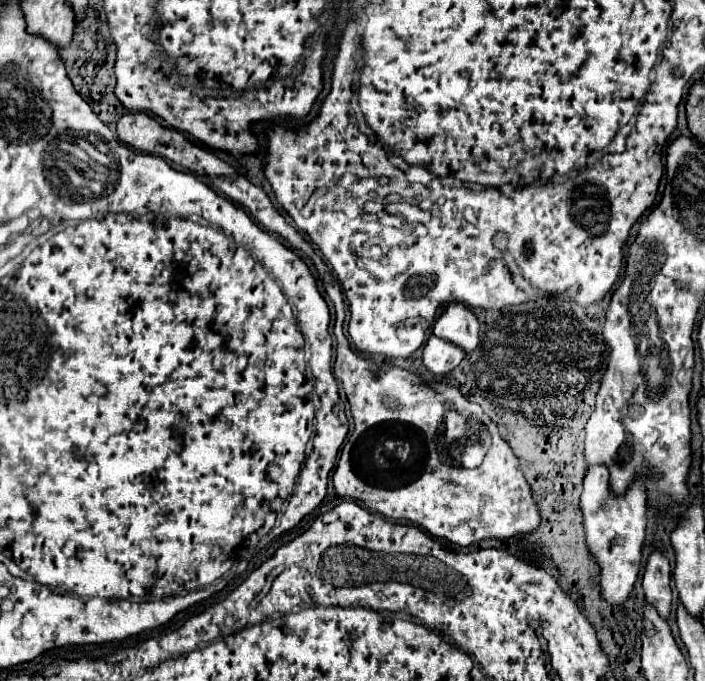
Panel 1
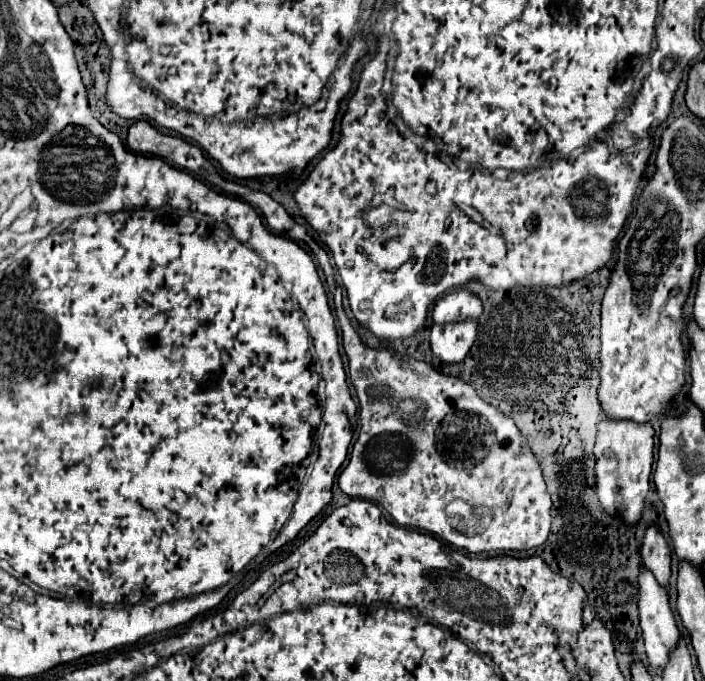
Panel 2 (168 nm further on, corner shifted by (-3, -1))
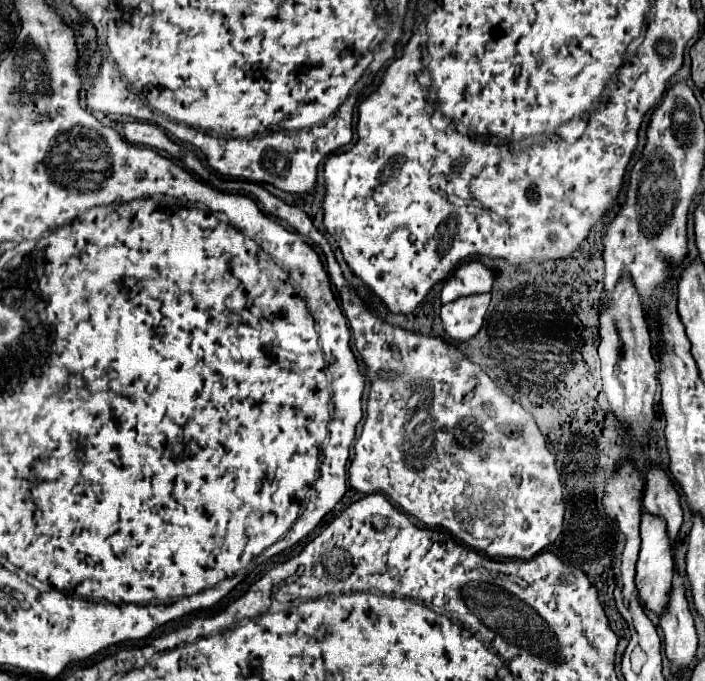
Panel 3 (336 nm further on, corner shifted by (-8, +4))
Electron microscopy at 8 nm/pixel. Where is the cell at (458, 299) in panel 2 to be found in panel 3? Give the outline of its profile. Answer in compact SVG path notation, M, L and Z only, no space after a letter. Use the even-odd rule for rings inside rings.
M466 262L446 280L442 288L442 304L472 294L486 294L492 288L492 272L480 262Z

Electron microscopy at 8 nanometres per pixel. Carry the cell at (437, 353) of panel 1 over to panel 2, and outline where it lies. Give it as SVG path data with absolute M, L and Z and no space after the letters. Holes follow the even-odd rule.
M465 319L459 323L435 323L431 329L431 349L445 363L461 363L469 353L477 335L477 321Z

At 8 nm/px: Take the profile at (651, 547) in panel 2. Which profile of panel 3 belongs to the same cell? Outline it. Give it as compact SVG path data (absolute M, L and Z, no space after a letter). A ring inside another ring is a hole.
M648 470L646 494L642 504L652 516L666 520L668 538L670 544L674 544L682 526L682 506L680 492L672 486L668 474L664 474L662 470Z

